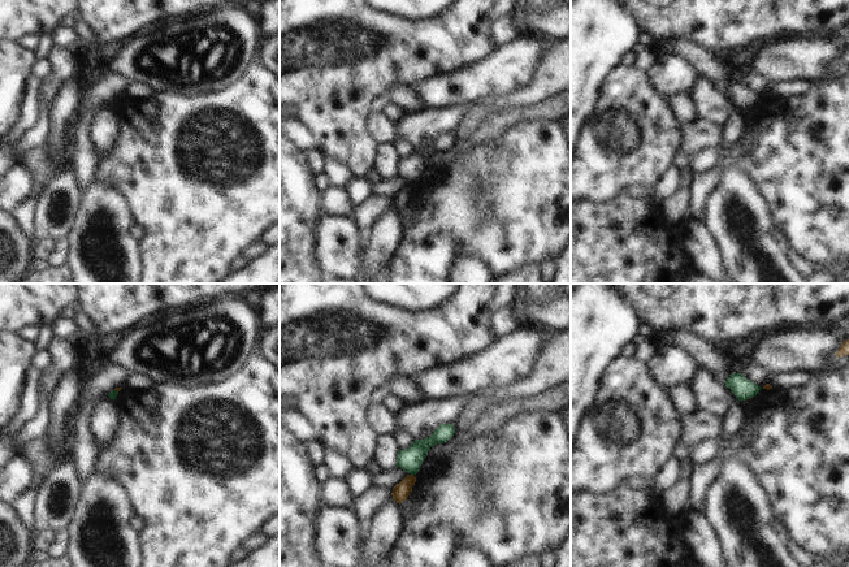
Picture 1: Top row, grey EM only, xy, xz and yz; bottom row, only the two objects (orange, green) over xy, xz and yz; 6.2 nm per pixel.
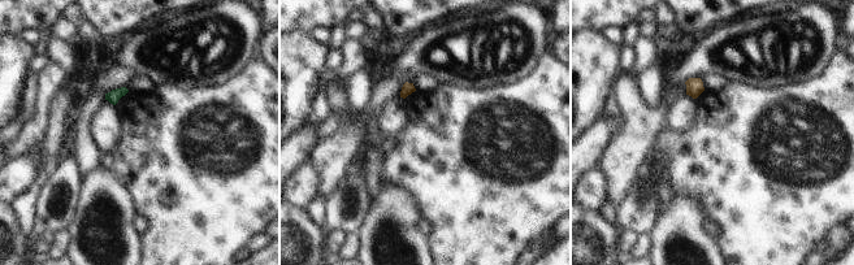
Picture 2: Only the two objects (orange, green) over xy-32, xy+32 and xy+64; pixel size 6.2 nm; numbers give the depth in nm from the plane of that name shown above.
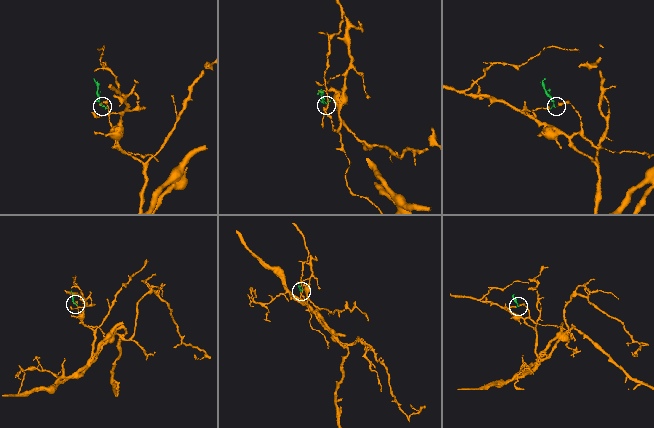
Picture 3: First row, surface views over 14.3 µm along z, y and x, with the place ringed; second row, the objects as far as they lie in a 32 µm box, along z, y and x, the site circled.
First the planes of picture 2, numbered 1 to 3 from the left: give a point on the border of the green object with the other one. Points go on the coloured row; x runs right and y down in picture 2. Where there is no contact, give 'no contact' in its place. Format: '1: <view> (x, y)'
1: no contact
2: no contact
3: no contact

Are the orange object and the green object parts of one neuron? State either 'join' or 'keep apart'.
keep apart

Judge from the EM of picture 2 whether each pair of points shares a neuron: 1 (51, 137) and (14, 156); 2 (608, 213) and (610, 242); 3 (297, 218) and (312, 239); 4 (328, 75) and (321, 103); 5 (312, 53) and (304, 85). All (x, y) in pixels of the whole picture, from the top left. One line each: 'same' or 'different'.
1: different
2: different
3: same
4: same
5: same

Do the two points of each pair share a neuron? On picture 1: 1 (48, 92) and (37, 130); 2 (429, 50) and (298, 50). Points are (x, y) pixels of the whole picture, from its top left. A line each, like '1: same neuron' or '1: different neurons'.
1: same neuron
2: same neuron

